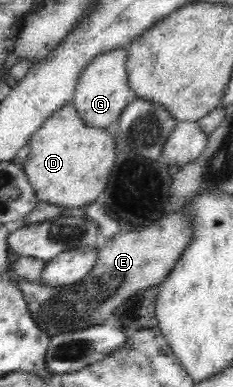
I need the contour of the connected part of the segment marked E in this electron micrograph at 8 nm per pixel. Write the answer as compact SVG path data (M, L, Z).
M185 207L163 214L157 222L147 226L140 231L122 231L115 234L107 245L97 251L98 259L93 268L72 289L63 287L48 288L47 285L39 282L27 282L19 278L16 284L21 289L21 294L26 299L27 308L33 315L35 323L42 328L43 332L50 337L57 336L71 331L86 330L88 327L99 325L105 322L105 318L111 318L111 314L124 304L127 299L134 297L138 292L147 288L159 286L174 269L174 264L181 258L186 246L195 238L195 215L189 213Z

